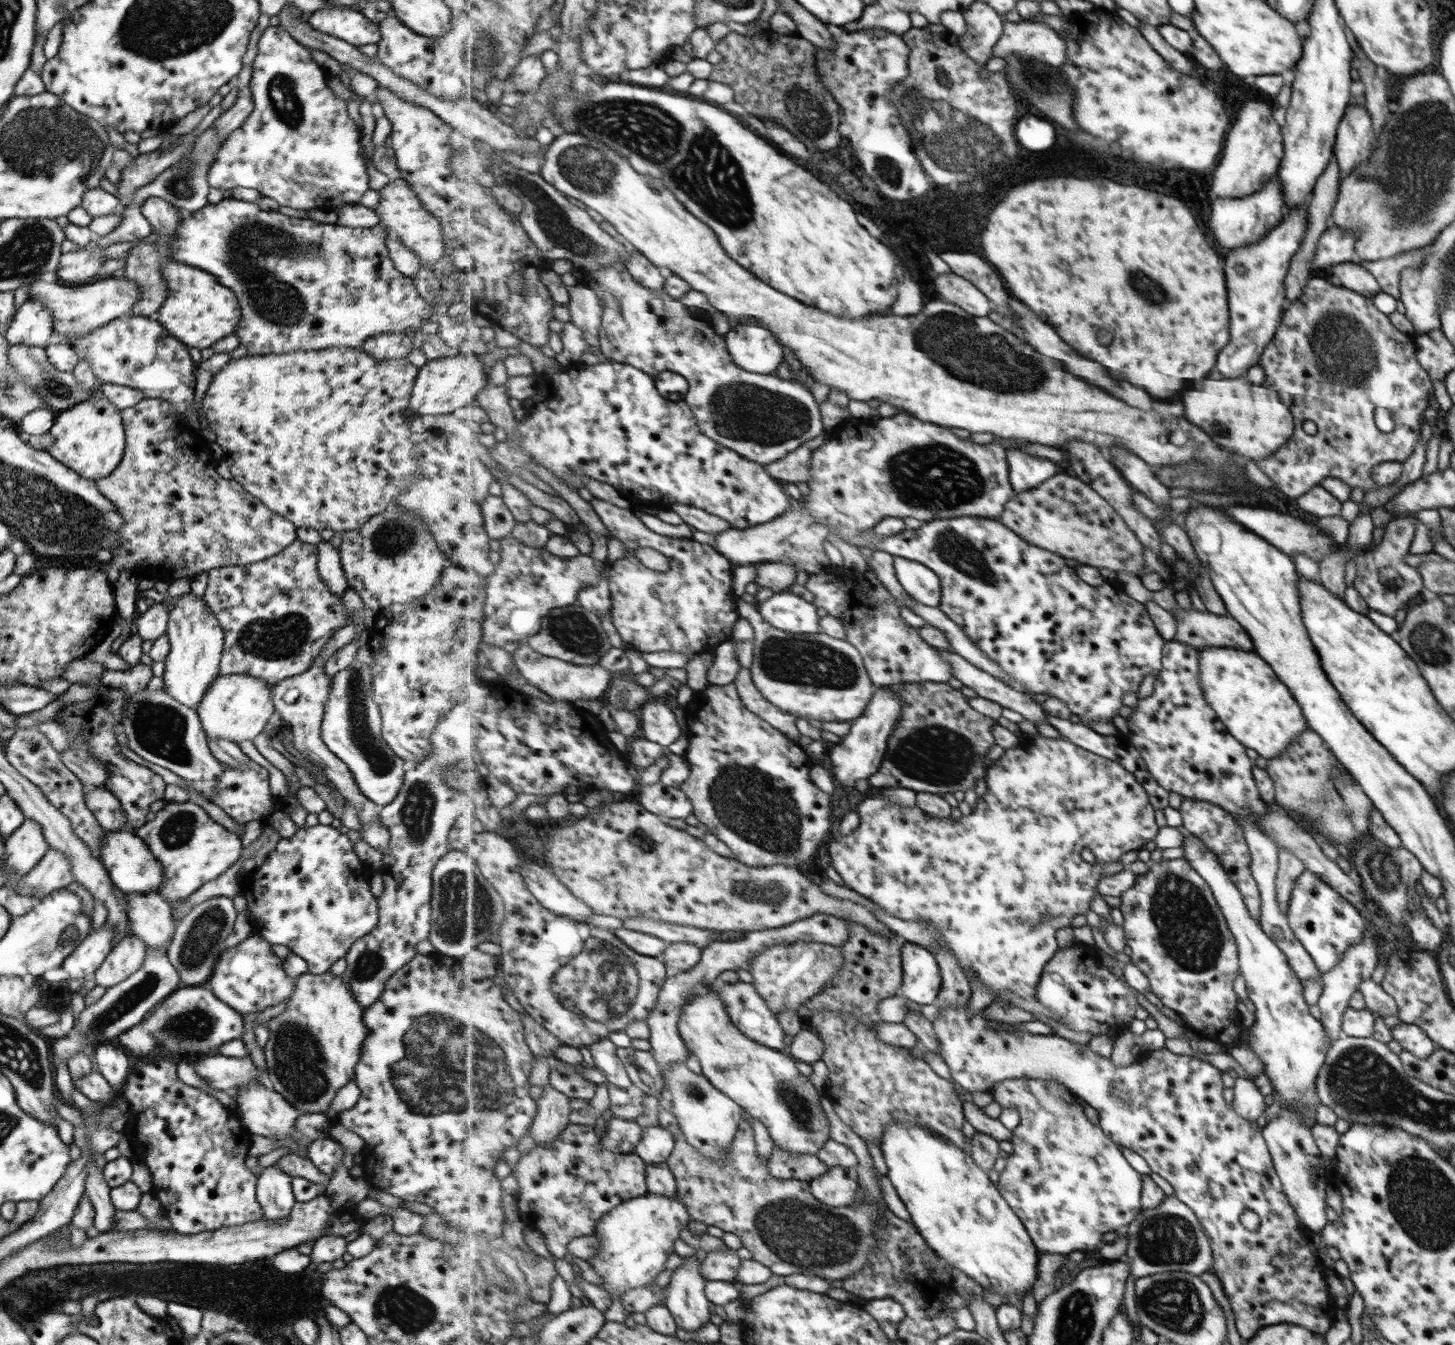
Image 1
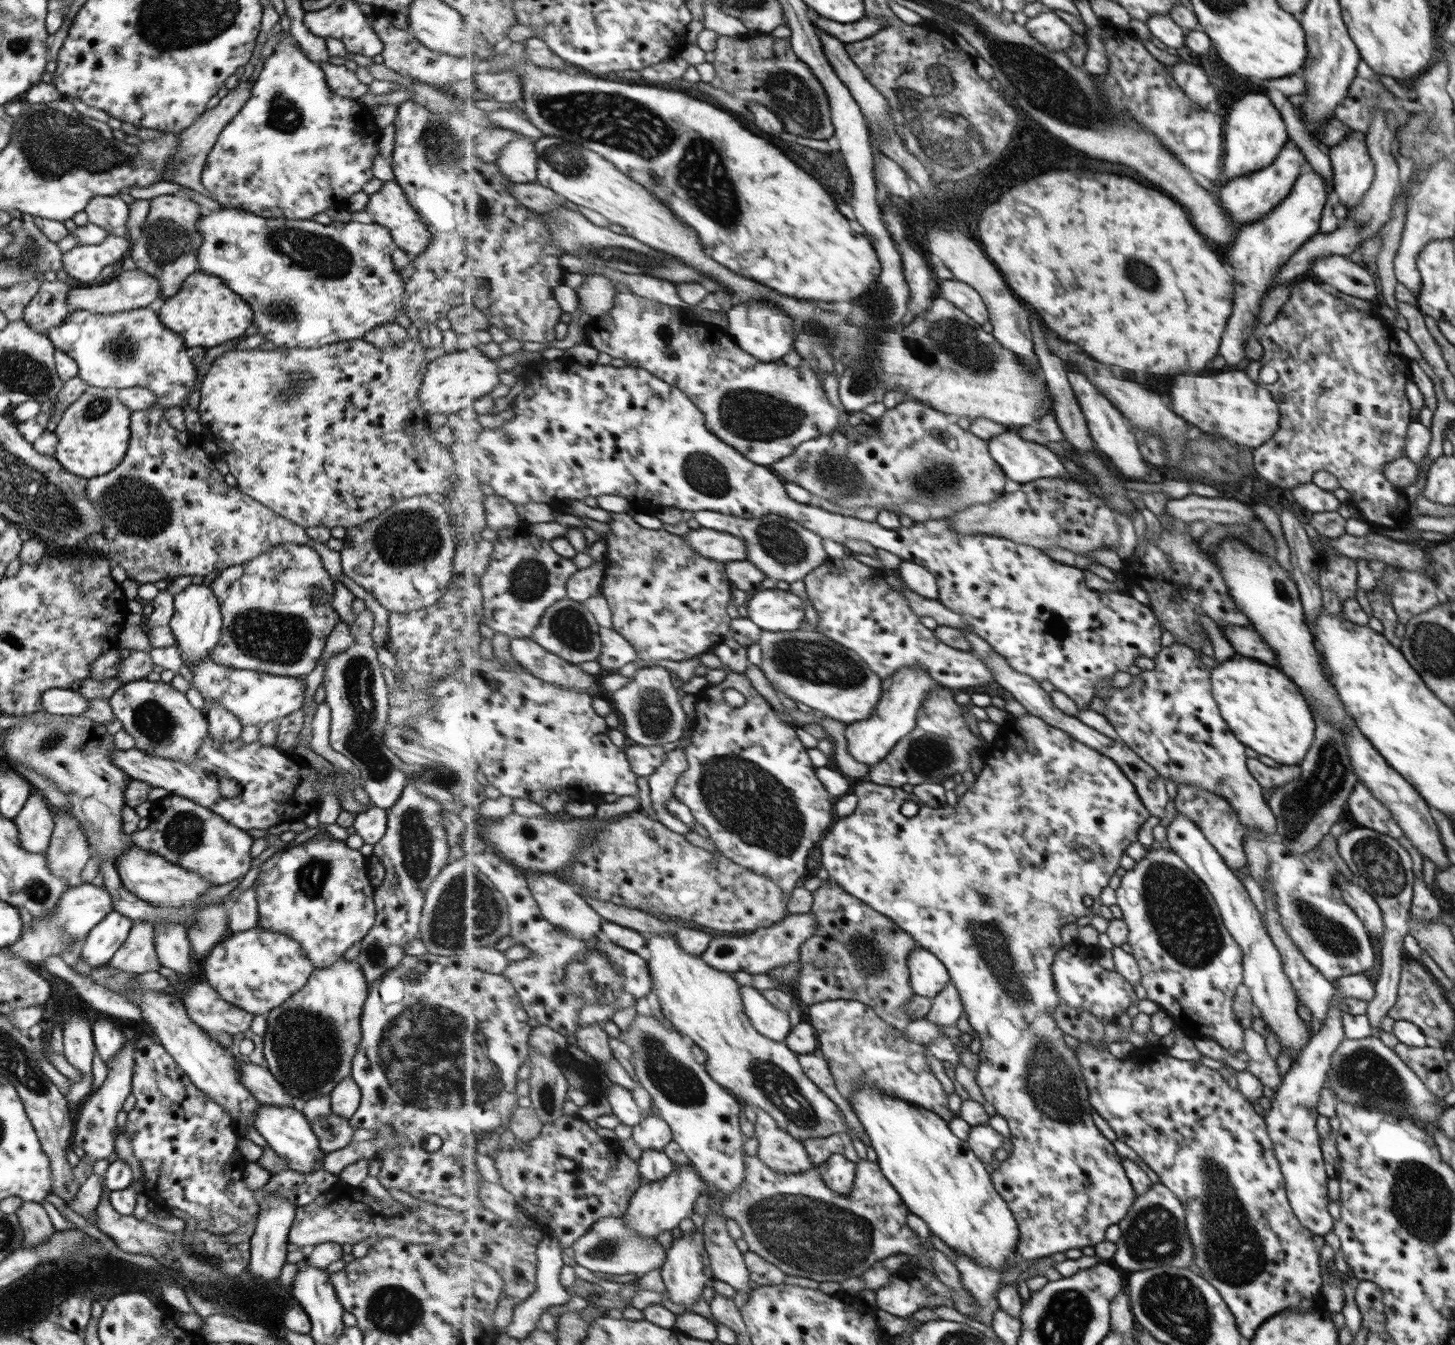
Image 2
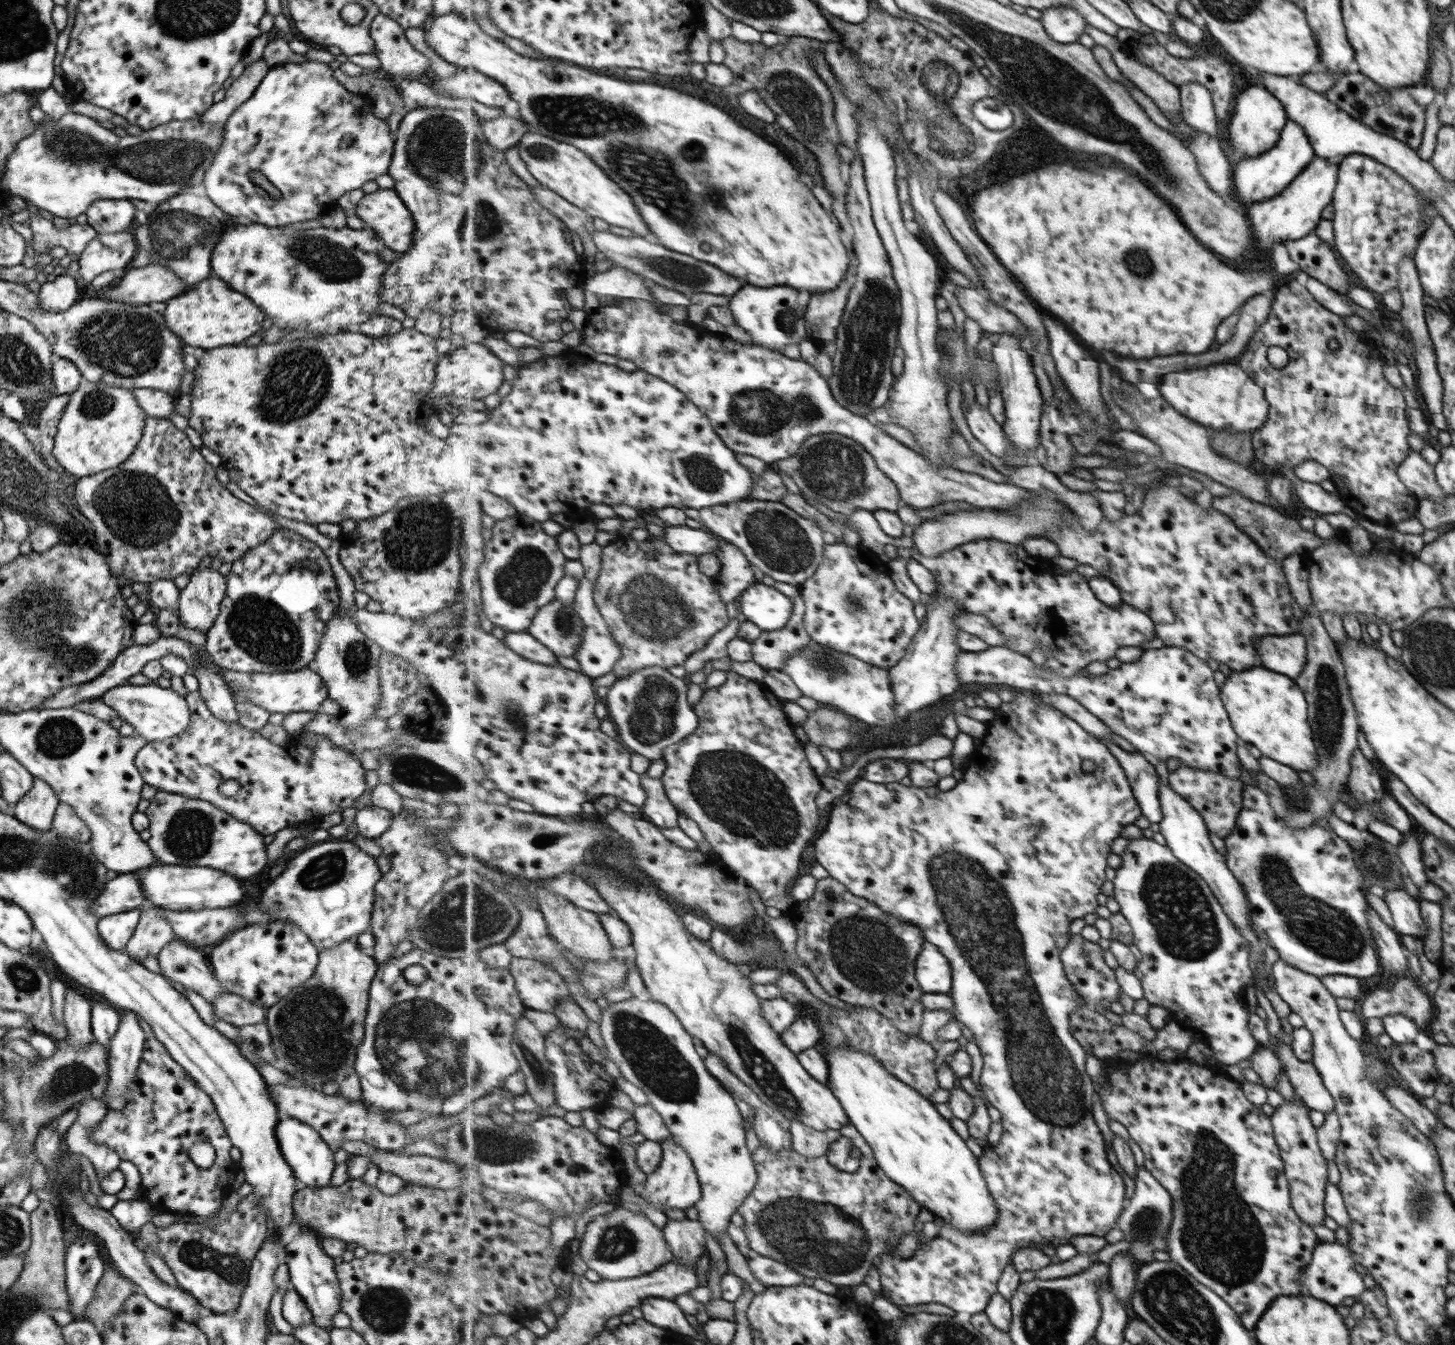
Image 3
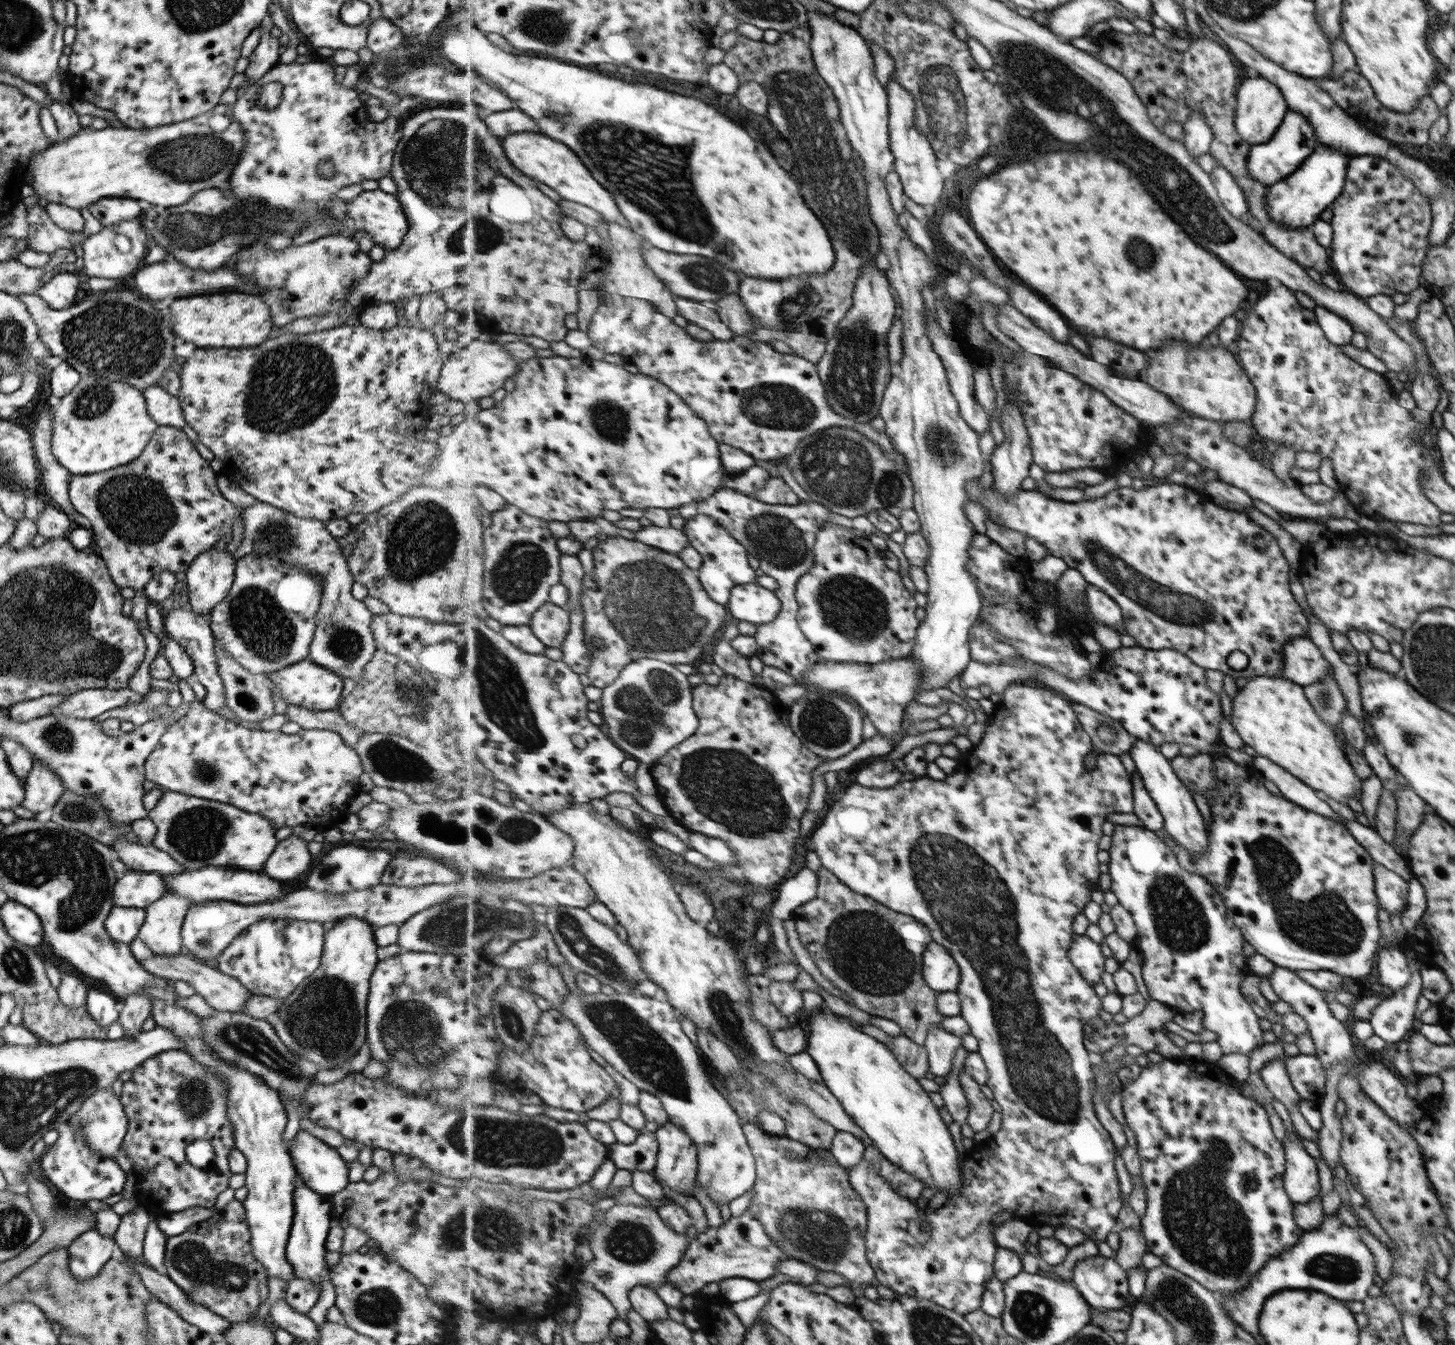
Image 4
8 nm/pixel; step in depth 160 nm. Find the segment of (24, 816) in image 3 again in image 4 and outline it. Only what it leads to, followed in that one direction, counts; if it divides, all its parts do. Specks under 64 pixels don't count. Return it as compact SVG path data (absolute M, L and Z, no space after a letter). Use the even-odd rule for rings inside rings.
M44 763L33 764L23 783L24 795L20 804L33 815L51 809L64 790L58 776Z

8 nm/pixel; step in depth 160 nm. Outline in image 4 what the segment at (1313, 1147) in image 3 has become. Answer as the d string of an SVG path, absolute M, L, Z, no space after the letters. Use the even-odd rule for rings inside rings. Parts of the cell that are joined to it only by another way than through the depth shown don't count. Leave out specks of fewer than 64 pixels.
M1285 1130L1284 1137L1282 1138L1282 1148L1284 1153L1284 1172L1282 1176L1283 1190L1285 1190L1287 1198L1289 1198L1291 1203L1295 1206L1307 1205L1309 1201L1315 1199L1317 1191L1320 1190L1317 1166L1315 1166L1316 1160L1305 1152L1301 1142L1299 1141L1300 1138L1301 1137L1296 1133L1296 1131L1285 1133Z

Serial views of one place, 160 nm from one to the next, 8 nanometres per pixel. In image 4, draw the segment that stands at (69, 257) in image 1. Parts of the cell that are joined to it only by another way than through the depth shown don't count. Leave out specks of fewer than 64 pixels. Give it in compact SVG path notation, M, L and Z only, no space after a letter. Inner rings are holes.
M139 218L119 221L117 225L101 228L97 234L84 238L79 246L78 256L83 261L83 272L91 278L123 278L133 274L139 266L144 265L145 254L151 246L150 237L142 227Z

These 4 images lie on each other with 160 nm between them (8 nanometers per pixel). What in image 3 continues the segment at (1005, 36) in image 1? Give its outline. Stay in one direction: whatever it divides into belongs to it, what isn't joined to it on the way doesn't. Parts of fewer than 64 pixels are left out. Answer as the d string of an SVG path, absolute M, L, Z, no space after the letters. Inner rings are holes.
M1070 6L1051 7L1041 12L1039 18L1053 40L1063 44L1077 43L1085 34L1086 18Z

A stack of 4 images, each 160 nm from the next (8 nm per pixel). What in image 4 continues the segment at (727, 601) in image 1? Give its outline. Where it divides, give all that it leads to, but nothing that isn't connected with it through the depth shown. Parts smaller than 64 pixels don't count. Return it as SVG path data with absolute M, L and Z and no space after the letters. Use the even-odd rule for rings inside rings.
M613 536L607 538L605 541L600 541L595 550L592 550L595 554L595 566L596 571L594 574L594 581L596 586L592 588L585 588L582 593L582 603L585 613L585 628L586 638L589 639L592 649L595 649L594 661L587 676L590 678L591 685L599 689L605 689L607 686L613 684L613 682L619 679L621 672L625 671L625 667L629 666L632 662L641 658L667 658L669 664L690 664L692 665L699 656L705 656L705 648L709 648L709 644L713 644L713 640L717 640L718 636L721 636L721 632L724 631L726 624L731 621L731 614L727 612L727 606L719 604L716 600L713 600L708 590L704 587L704 584L700 581L700 572L689 568L689 565L679 556L670 552L665 552L664 549L655 548L653 545L645 544L644 542L637 541L619 536ZM600 638L602 640L603 648L594 648L595 640Z

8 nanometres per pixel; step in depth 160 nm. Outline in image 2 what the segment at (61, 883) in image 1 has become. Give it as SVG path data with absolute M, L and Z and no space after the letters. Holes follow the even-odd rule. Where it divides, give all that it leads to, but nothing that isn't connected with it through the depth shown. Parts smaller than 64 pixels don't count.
M51 810L53 829L44 857L49 872L59 878L68 878L71 886L79 885L81 869L90 857L88 842L80 824L65 813Z

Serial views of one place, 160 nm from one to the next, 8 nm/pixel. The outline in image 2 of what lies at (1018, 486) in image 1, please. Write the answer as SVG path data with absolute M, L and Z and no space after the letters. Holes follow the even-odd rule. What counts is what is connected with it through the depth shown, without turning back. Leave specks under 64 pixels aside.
M1005 430L988 442L993 458L1002 466L1008 478L1021 486L1034 482L1038 478L1070 478L1071 476L1071 473L1063 466L1059 455L1043 444L1025 440L1021 434Z

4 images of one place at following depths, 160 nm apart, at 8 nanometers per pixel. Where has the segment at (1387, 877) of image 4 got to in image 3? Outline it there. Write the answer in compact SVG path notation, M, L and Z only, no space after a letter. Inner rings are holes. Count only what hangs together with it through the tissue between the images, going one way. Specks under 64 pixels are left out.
M1399 887L1385 892L1381 897L1386 902L1393 921L1393 930L1400 935L1424 938L1428 930L1423 925L1417 899Z

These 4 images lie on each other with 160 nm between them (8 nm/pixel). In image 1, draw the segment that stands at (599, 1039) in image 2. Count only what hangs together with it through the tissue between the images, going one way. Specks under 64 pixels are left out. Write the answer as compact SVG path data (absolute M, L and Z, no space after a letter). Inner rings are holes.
M609 1038L600 1040L588 1048L593 1056L595 1067L607 1077L608 1084L636 1093L634 1082L631 1082L624 1062L618 1055L618 1046Z

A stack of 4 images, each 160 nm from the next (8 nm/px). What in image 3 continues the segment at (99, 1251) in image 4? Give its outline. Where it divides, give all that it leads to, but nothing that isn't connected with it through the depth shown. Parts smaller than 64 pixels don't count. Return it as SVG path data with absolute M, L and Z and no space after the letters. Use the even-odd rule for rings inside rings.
M77 1239L64 1252L64 1283L69 1297L73 1320L84 1319L87 1304L93 1298L93 1290L103 1274L103 1259L97 1245L85 1239Z

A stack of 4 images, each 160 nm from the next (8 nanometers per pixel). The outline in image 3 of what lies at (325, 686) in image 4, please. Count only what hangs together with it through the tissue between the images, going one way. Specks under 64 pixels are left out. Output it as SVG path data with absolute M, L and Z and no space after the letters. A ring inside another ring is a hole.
M218 667L221 678L227 683L229 693L237 693L239 689L245 691L247 701L265 713L287 715L293 712L317 712L321 703L327 698L327 689L317 675L315 669L310 667L301 668L294 672L263 673L263 672L233 672L226 668Z

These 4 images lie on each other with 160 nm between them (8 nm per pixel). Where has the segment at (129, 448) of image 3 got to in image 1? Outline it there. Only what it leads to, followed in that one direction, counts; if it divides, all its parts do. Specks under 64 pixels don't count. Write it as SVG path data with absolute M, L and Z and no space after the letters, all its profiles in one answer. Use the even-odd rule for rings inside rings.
M98 389L87 400L56 413L48 432L52 436L46 451L83 479L104 479L117 468L124 451L124 426L120 410Z

